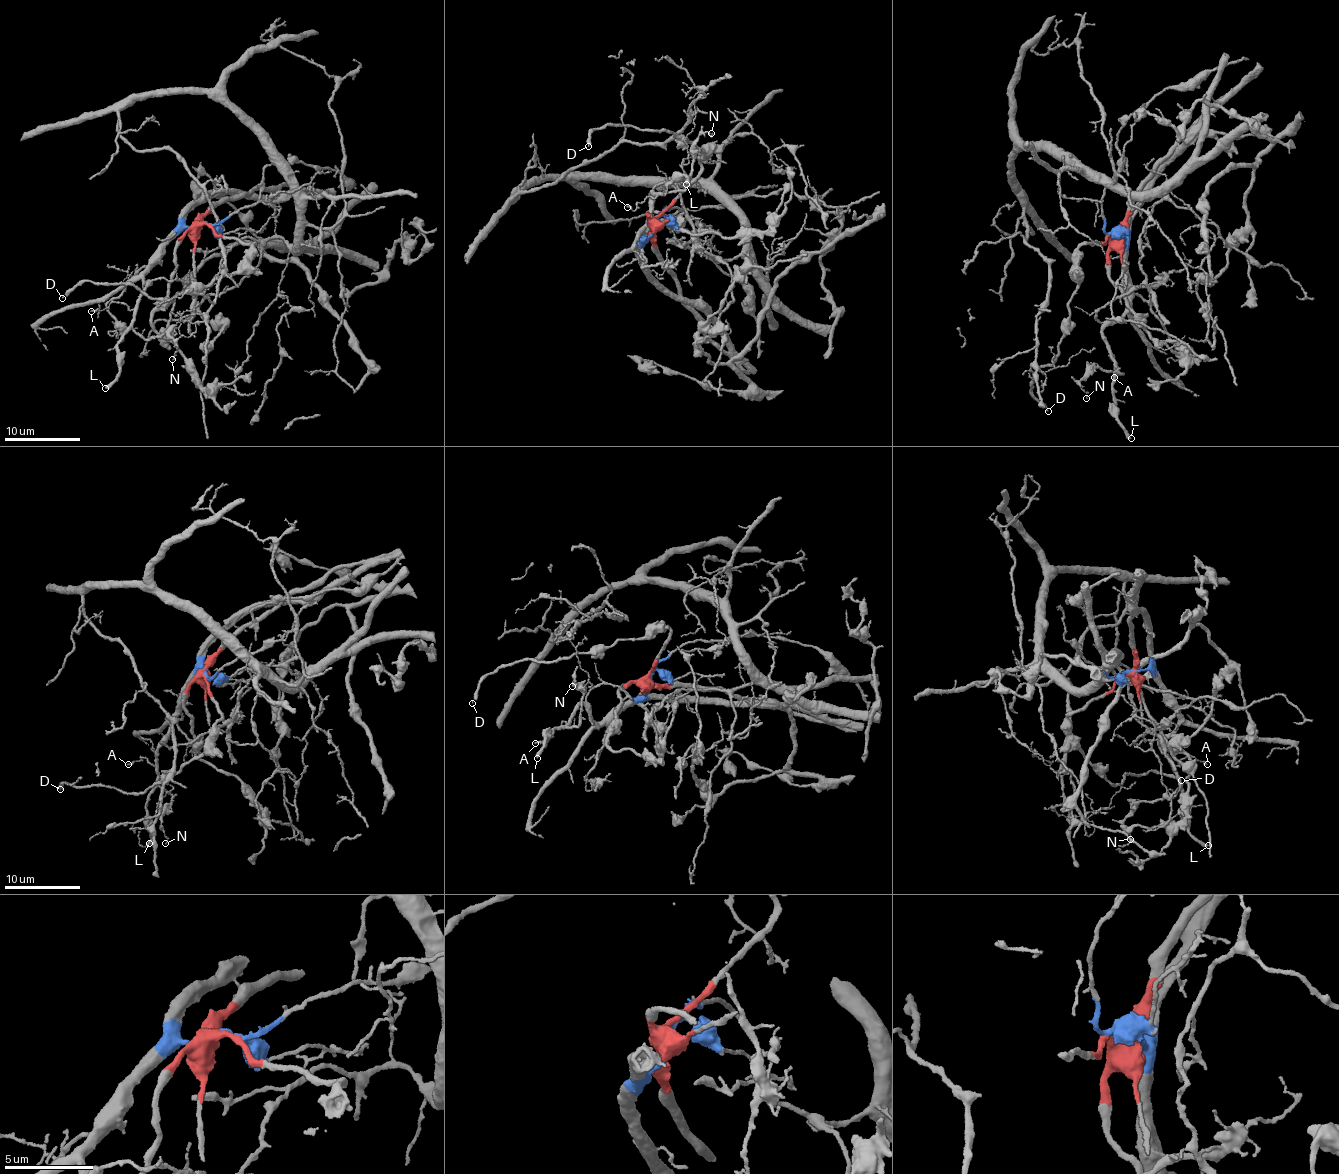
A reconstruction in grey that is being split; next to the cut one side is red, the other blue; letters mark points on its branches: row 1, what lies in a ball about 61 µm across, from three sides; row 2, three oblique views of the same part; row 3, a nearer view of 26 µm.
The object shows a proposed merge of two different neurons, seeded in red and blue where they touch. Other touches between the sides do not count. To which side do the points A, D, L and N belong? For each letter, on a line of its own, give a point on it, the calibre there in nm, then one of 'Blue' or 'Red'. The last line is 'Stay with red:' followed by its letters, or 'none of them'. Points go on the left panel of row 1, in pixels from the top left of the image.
A: Place: (91, 311). Thickness 190 nm. Blue
D: Place: (62, 298). Thickness 170 nm. Red
L: Place: (105, 388). Thickness 360 nm. Blue
N: Place: (172, 359). Thickness 100 nm. Blue
Stay with red: D

